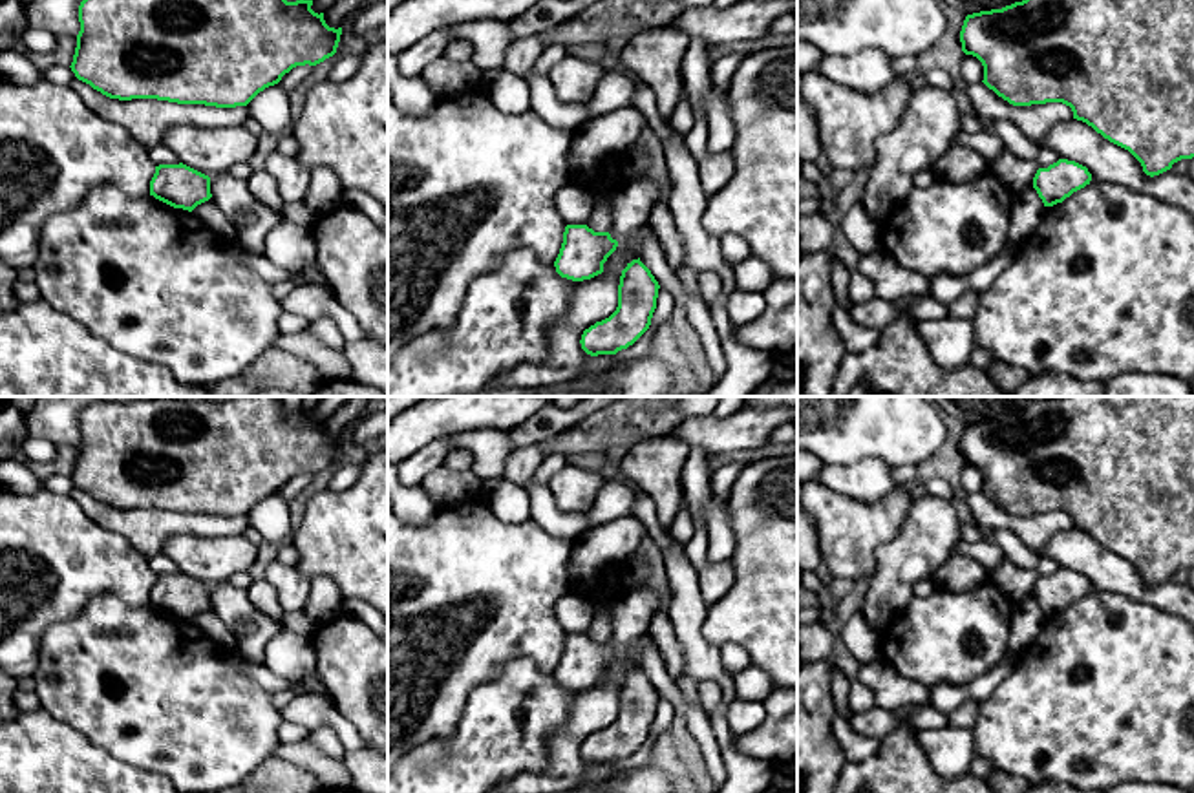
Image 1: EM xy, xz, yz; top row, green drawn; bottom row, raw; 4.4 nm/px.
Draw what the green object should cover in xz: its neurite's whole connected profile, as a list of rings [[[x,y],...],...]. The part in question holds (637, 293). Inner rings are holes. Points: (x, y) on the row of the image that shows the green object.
[[[638,259],[627,263],[618,285],[616,311],[581,334],[581,349],[591,354],[616,354],[633,345],[651,325],[656,309],[658,281]]]

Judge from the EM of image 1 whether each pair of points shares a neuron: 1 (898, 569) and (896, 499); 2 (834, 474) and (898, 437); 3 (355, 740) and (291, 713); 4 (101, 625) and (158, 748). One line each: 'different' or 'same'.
1: different
2: different
3: same
4: same

